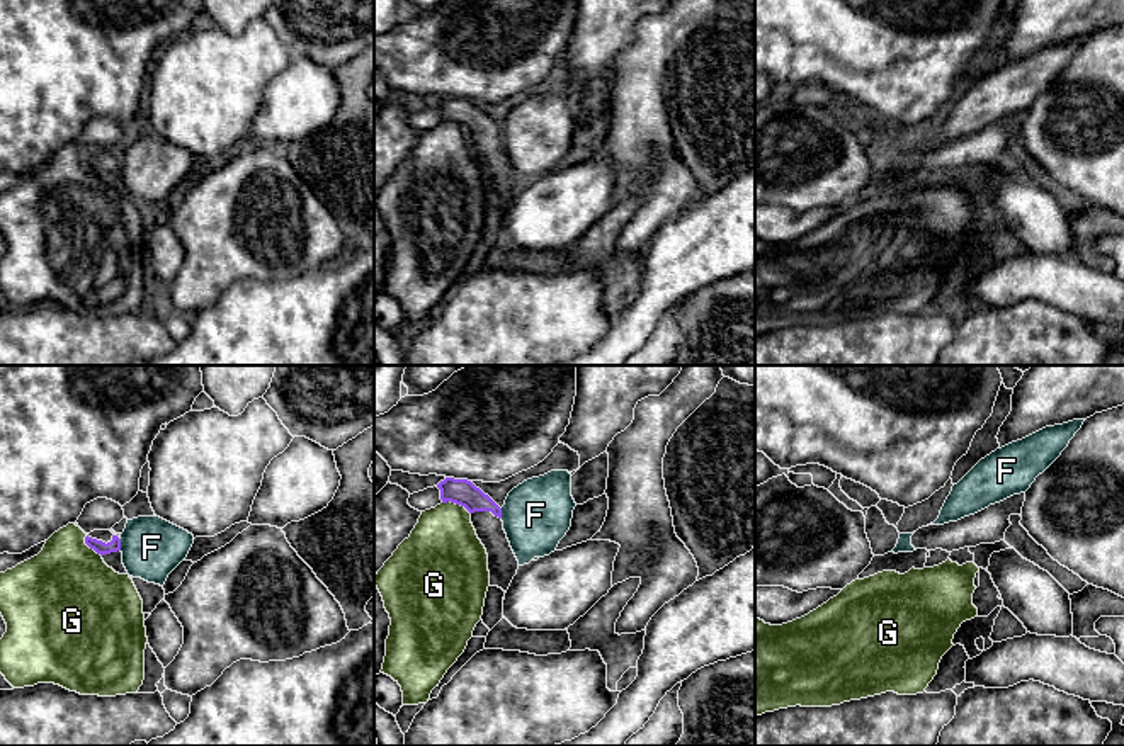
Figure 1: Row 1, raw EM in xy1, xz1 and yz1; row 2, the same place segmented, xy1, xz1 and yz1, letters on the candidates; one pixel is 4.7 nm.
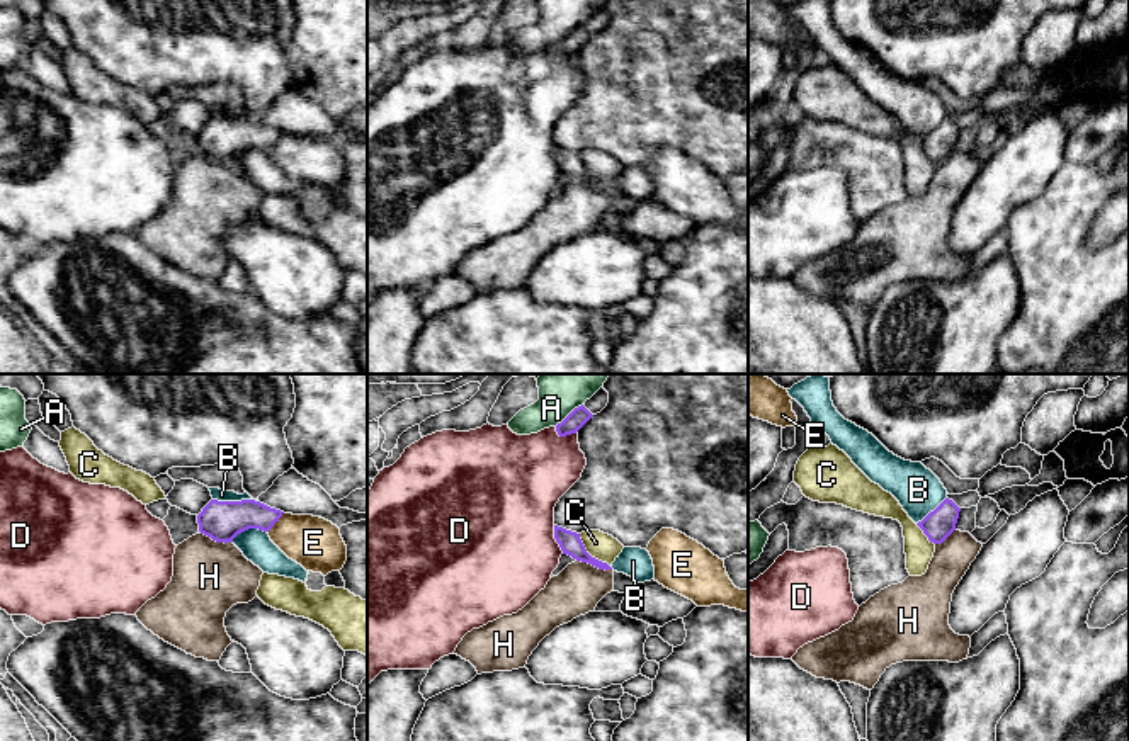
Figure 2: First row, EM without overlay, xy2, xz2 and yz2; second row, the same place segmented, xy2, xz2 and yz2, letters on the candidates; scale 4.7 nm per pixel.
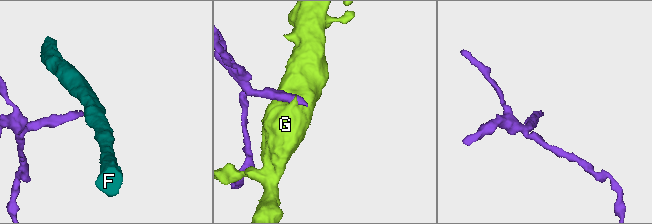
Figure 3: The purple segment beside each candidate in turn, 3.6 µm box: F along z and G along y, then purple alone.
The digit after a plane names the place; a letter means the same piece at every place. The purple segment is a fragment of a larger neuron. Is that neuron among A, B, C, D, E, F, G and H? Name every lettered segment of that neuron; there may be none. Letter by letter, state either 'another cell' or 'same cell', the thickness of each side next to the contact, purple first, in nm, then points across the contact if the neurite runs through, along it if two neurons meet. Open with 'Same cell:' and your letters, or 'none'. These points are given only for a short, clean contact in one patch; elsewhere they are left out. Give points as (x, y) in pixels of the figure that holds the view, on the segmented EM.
Same cell: none
A: another cell; 90 nm thick on the purple side, 280 nm on the other; border along xz2 (582, 403), (555, 425)
B: another cell; 190 nm thick on the purple side, 60 nm on the other; border along xy2 (213, 498), (257, 502)
C: another cell; 110 nm thick on the purple side, 130 nm on the other
D: another cell; 110 nm thick on the purple side, 480 nm on the other
E: another cell; 190 nm thick on the purple side, 240 nm on the other; border along xy2 (283, 512), (267, 532)
F: another cell; 70 nm thick on the purple side, 300 nm on the other; border along xy1 (119, 539), (121, 549)
G: another cell; 130 nm thick on the purple side, 360 nm on the other
H: another cell; 110 nm thick on the purple side, 240 nm on the other; border along xz2 (577, 559), (611, 570)

